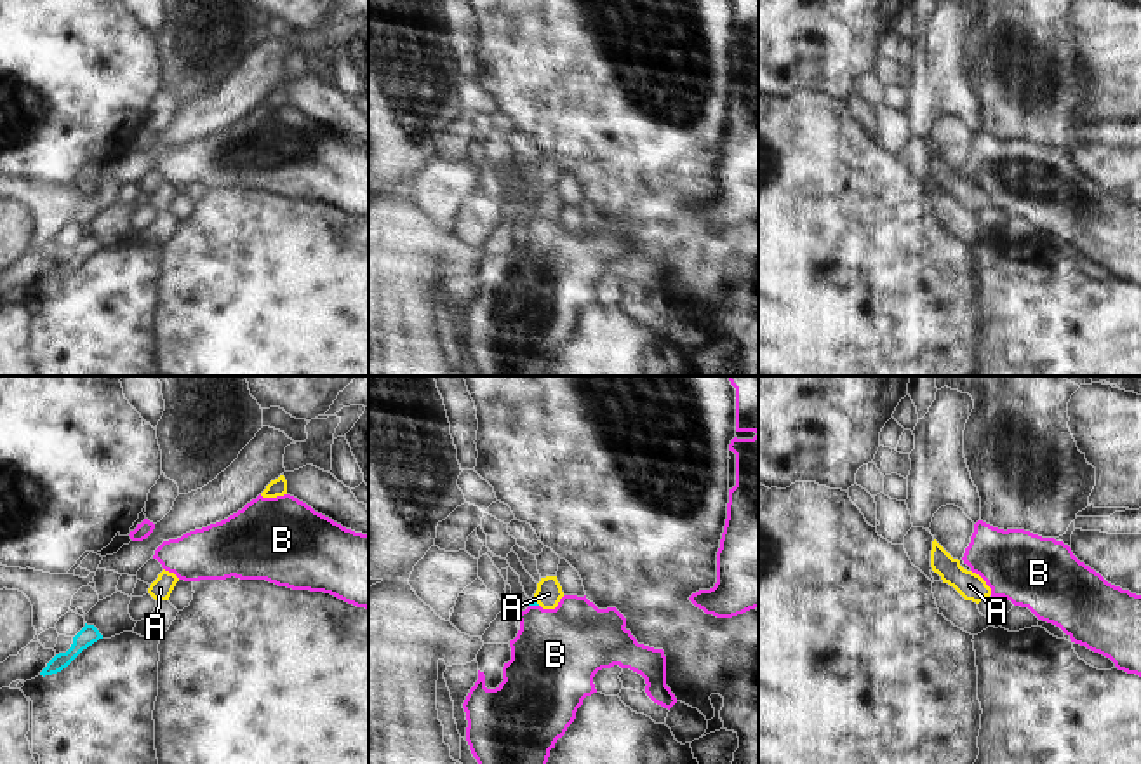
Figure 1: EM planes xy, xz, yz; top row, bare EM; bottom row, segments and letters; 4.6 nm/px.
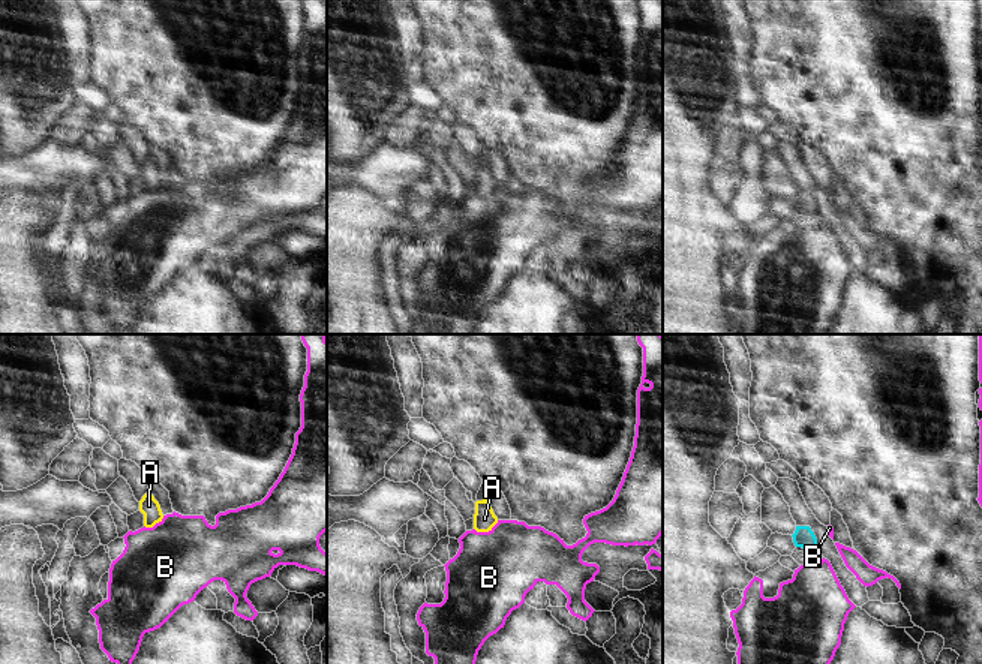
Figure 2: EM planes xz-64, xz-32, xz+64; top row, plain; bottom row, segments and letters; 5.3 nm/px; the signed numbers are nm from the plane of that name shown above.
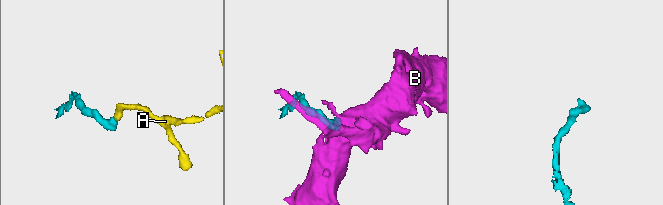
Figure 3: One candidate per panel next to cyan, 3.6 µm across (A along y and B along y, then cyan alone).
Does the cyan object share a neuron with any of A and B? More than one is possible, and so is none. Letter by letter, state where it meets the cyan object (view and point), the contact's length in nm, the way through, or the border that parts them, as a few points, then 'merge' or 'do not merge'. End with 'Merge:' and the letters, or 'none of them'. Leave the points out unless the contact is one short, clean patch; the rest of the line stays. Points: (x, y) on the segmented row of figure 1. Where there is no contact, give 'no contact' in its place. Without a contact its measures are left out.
A: meets cyan in xz at (536, 601); contact 50 nm long; runs through xz (533, 601), (536, 601), (548, 594); merge
B: meets cyan in xz at (534, 604); contact 50 nm long; border along xz (529, 604), (538, 606); do not merge
Merge: A

